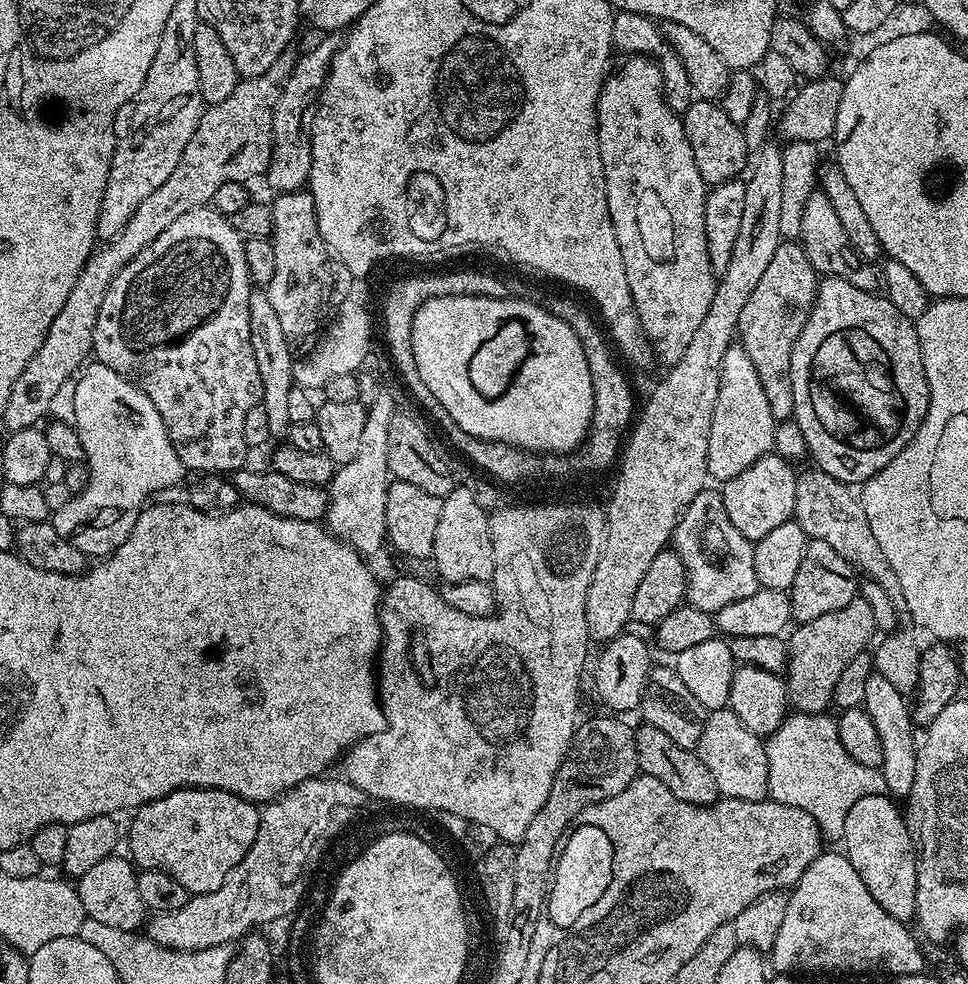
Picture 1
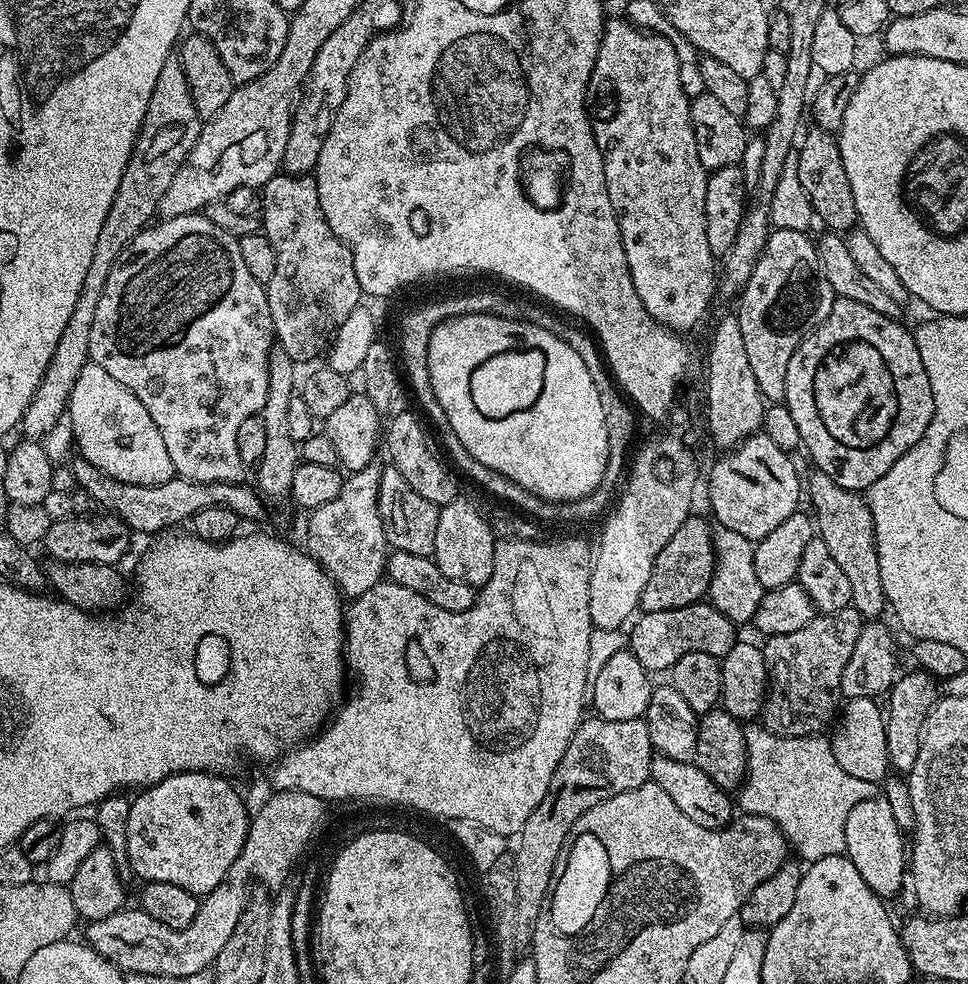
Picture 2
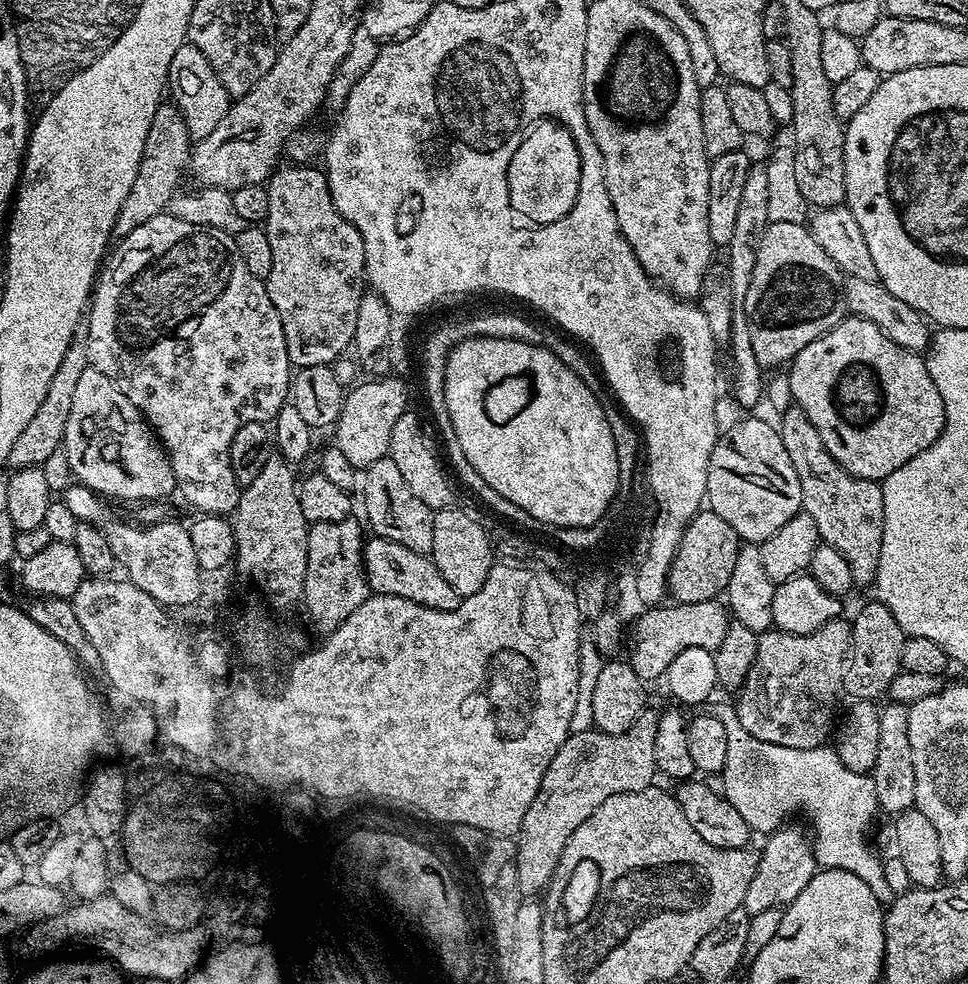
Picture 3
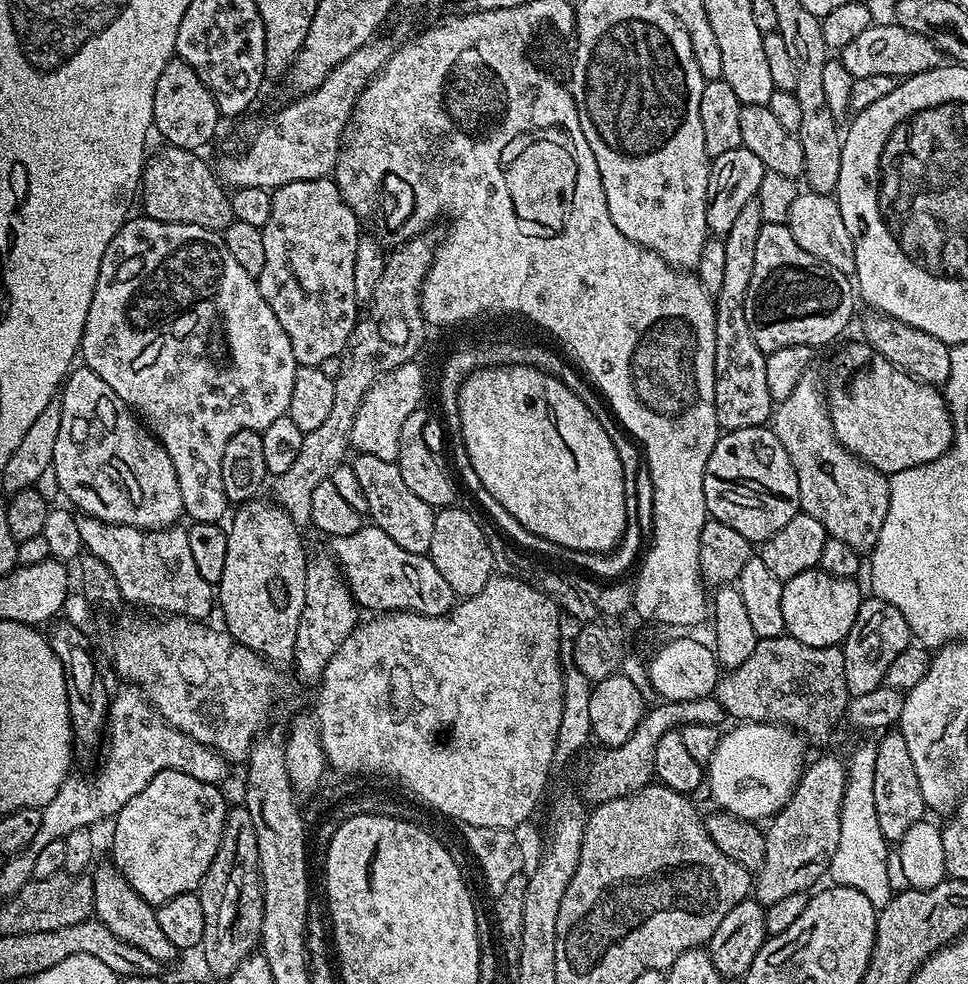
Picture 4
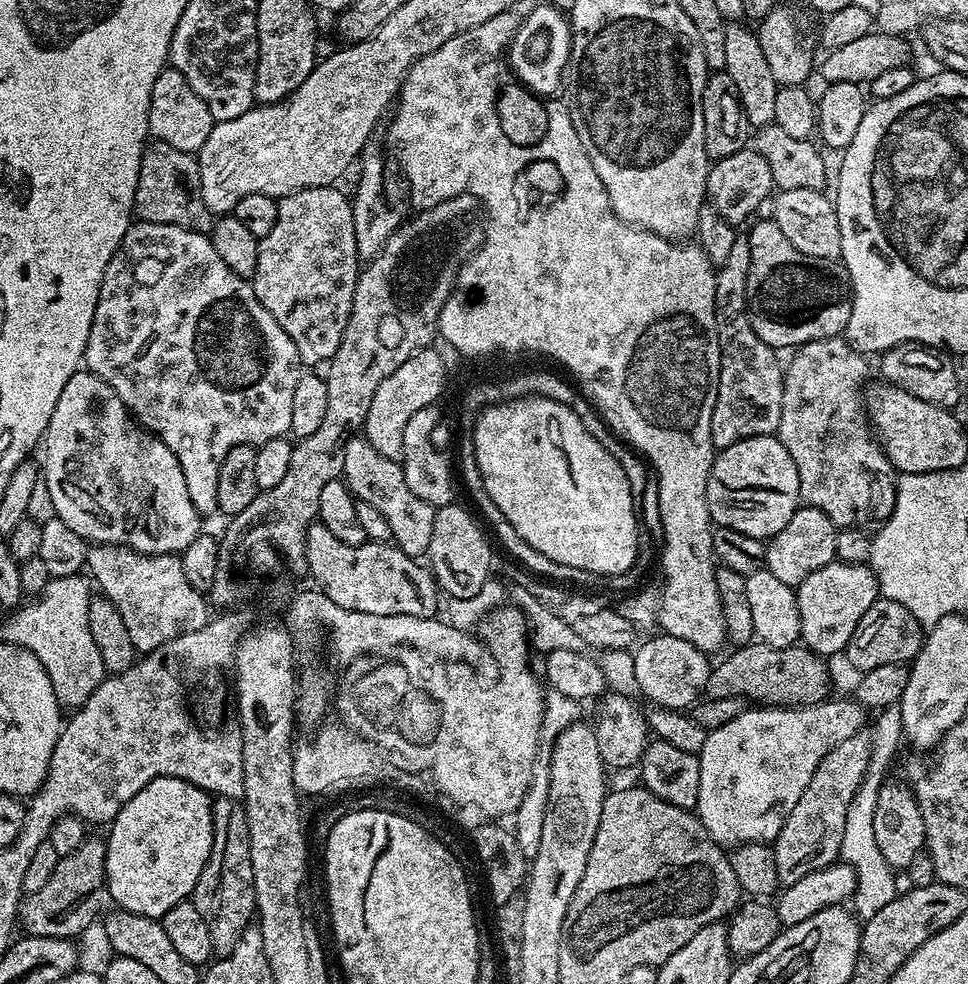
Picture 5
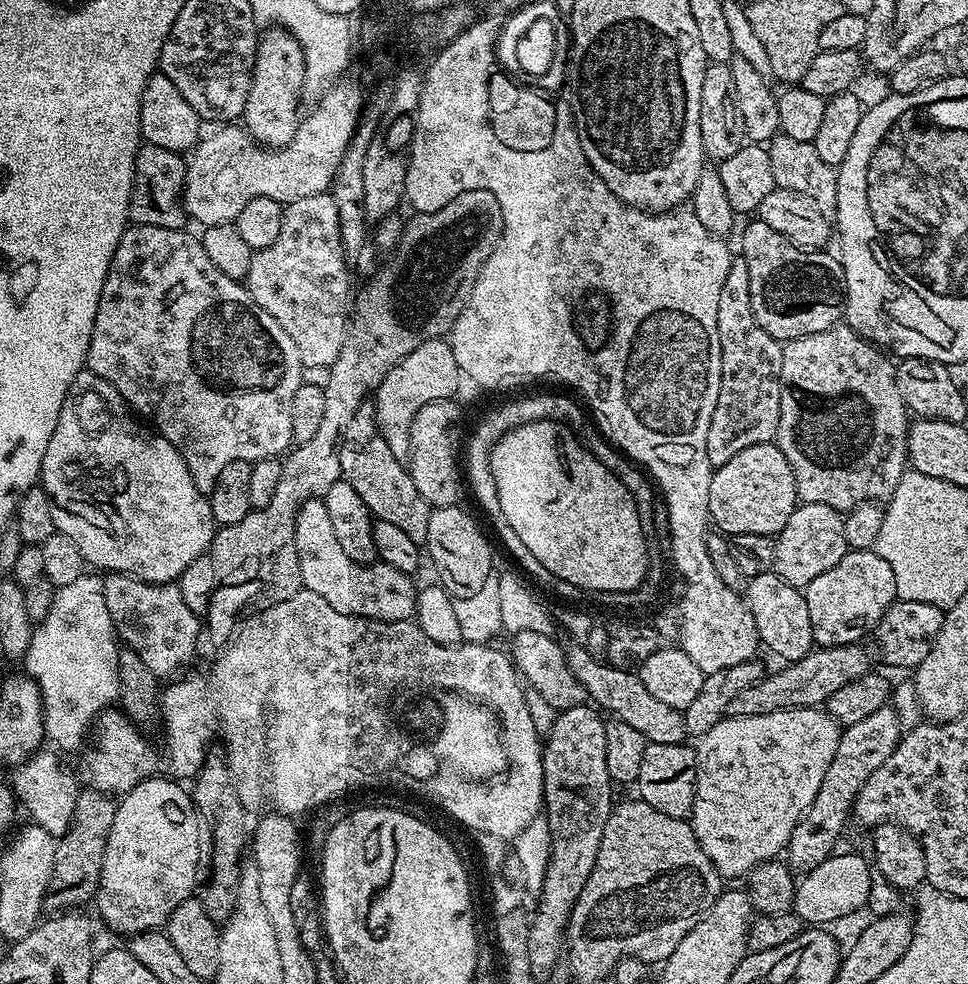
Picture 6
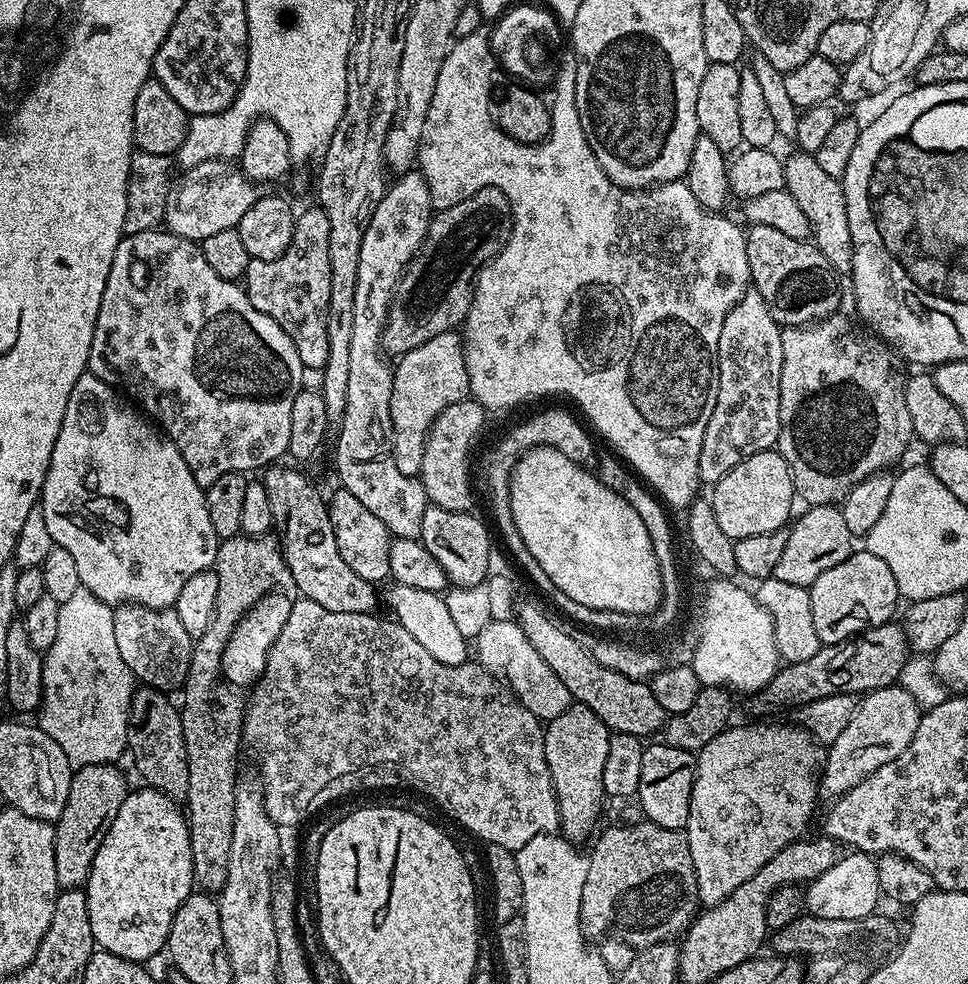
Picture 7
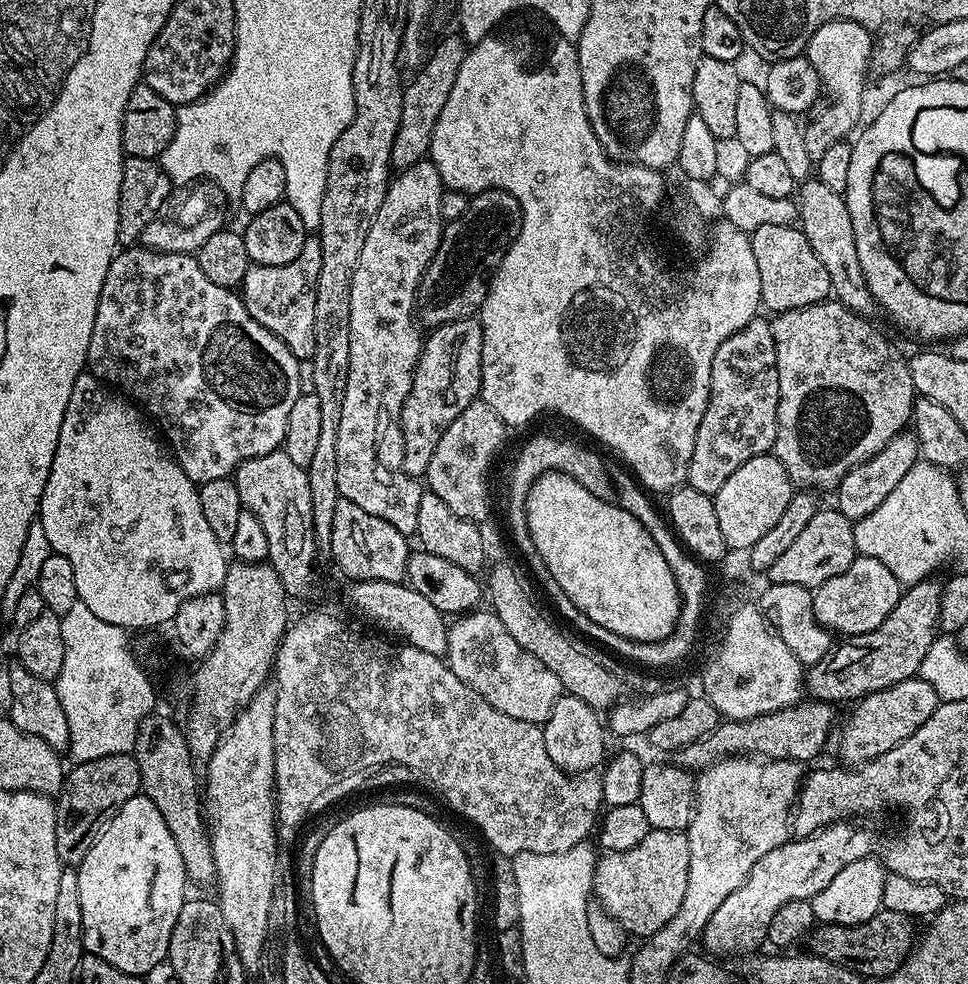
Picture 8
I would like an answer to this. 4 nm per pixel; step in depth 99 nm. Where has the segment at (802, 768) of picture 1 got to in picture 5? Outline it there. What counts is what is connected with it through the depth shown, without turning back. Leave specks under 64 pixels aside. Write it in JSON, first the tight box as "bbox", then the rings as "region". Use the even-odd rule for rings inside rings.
{"bbox":[840,708,905,921],"region":[[[881,708],[875,716],[876,721],[872,728],[870,724],[870,766],[866,766],[866,774],[862,778],[862,786],[858,786],[858,794],[854,794],[854,802],[850,802],[850,810],[846,814],[846,834],[842,834],[840,847],[840,860],[851,866],[856,875],[856,893],[850,904],[861,921],[874,918],[874,914],[878,914],[878,910],[883,910],[889,902],[894,902],[898,894],[897,873],[886,862],[886,858],[882,858],[882,850],[878,850],[878,841],[874,839],[874,809],[878,807],[878,790],[886,783],[889,775],[888,767],[891,766],[900,744],[905,743],[902,710],[888,712]]]}

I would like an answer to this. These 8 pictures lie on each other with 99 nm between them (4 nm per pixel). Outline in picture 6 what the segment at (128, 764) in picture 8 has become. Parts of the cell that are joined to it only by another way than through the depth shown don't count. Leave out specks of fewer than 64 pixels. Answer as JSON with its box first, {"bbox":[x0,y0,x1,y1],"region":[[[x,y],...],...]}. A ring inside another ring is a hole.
{"bbox":[43,787,117,914],"region":[[[85,787],[74,806],[74,818],[65,836],[56,841],[56,865],[48,895],[44,897],[43,911],[59,914],[69,910],[83,909],[83,904],[93,899],[100,884],[102,858],[106,854],[106,842],[110,826],[114,826],[117,801],[107,792]]]}

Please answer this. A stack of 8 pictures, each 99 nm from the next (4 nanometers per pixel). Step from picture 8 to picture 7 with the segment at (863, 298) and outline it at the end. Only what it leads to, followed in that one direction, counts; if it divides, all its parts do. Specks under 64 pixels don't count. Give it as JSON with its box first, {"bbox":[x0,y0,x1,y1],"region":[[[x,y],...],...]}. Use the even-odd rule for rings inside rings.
{"bbox":[784,150,852,274],"region":[[[799,150],[793,153],[792,157],[784,160],[784,191],[791,194],[798,206],[802,206],[802,211],[812,227],[811,243],[816,245],[826,262],[830,262],[830,266],[838,274],[851,273],[852,239],[846,214],[844,185],[837,177],[826,174],[822,166],[818,166],[815,155]]]}

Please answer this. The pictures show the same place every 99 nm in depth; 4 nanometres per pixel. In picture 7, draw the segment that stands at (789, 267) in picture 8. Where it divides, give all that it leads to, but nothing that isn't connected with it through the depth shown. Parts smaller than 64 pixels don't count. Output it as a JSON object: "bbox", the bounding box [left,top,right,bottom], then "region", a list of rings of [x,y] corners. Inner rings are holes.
{"bbox":[746,224,841,325],"region":[[[753,224],[746,232],[746,258],[752,271],[751,283],[780,325],[812,324],[839,309],[841,277],[808,240],[789,238],[770,226]]]}

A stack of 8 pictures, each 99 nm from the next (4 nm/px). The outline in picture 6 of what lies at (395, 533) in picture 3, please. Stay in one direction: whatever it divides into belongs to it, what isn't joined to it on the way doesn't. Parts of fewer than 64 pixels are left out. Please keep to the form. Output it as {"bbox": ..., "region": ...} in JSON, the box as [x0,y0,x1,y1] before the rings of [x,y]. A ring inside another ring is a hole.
{"bbox":[339,402,432,545],"region":[[[365,402],[358,406],[354,418],[350,418],[346,430],[340,436],[339,450],[342,479],[354,486],[358,498],[366,502],[373,517],[398,526],[416,545],[427,545],[432,508],[426,498],[418,494],[407,467],[400,464],[398,458],[394,458],[390,446],[386,446],[386,438],[382,438],[378,430],[375,403]]]}

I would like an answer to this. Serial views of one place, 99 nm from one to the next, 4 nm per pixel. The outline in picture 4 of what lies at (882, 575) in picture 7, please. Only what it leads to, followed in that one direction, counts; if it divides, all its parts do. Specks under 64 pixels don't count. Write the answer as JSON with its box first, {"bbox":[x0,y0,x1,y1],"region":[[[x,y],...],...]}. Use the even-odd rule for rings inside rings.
{"bbox":[782,567,862,648],"region":[[[819,567],[806,570],[802,574],[794,574],[794,578],[783,581],[782,590],[782,616],[784,631],[793,636],[798,642],[806,646],[818,646],[819,648],[835,648],[843,645],[844,640],[850,634],[854,622],[858,618],[858,610],[862,603],[860,588],[855,579],[836,578],[834,574],[821,572]]]}

